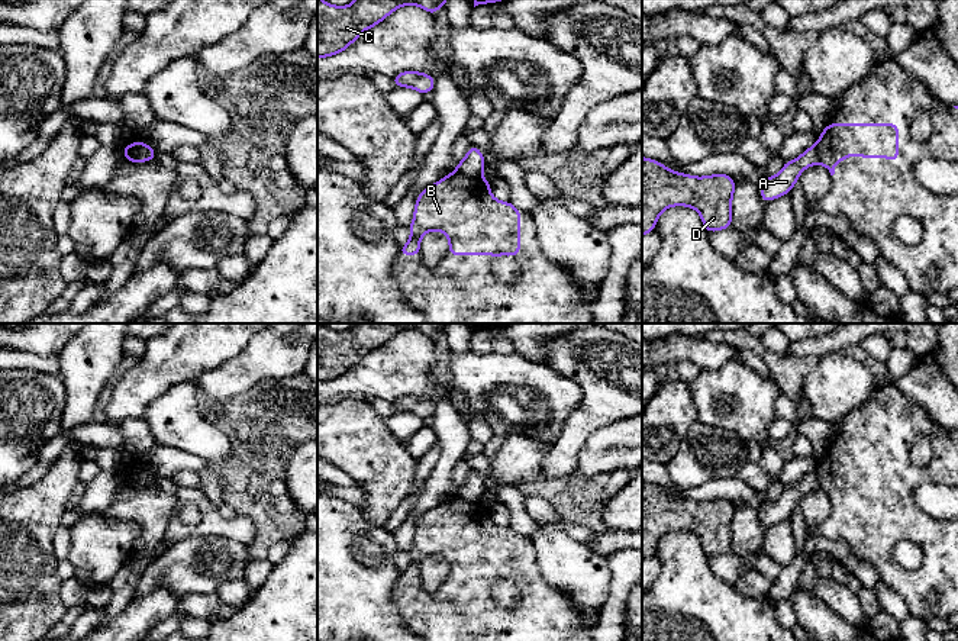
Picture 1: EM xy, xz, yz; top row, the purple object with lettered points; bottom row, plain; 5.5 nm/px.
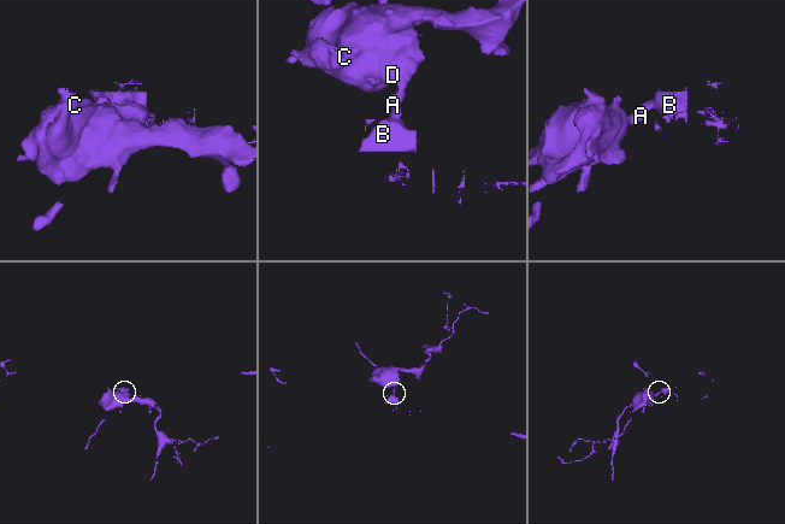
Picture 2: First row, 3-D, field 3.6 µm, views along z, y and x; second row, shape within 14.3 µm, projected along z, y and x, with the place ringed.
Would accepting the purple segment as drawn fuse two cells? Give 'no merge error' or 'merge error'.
merge error

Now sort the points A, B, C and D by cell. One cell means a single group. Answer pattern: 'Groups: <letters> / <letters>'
Groups: A C D / B

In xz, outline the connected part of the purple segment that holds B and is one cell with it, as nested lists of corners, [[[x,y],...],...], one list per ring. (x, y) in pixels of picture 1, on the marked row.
[[[451,173],[419,193],[410,239],[399,255],[420,255],[420,238],[430,231],[442,231],[449,239],[448,255],[509,255],[520,254],[520,210],[510,202],[499,202],[490,191],[490,181]]]

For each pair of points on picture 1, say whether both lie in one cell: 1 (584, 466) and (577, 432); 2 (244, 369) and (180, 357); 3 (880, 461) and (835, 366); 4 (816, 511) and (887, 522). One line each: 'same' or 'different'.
1: different
2: different
3: different
4: different

